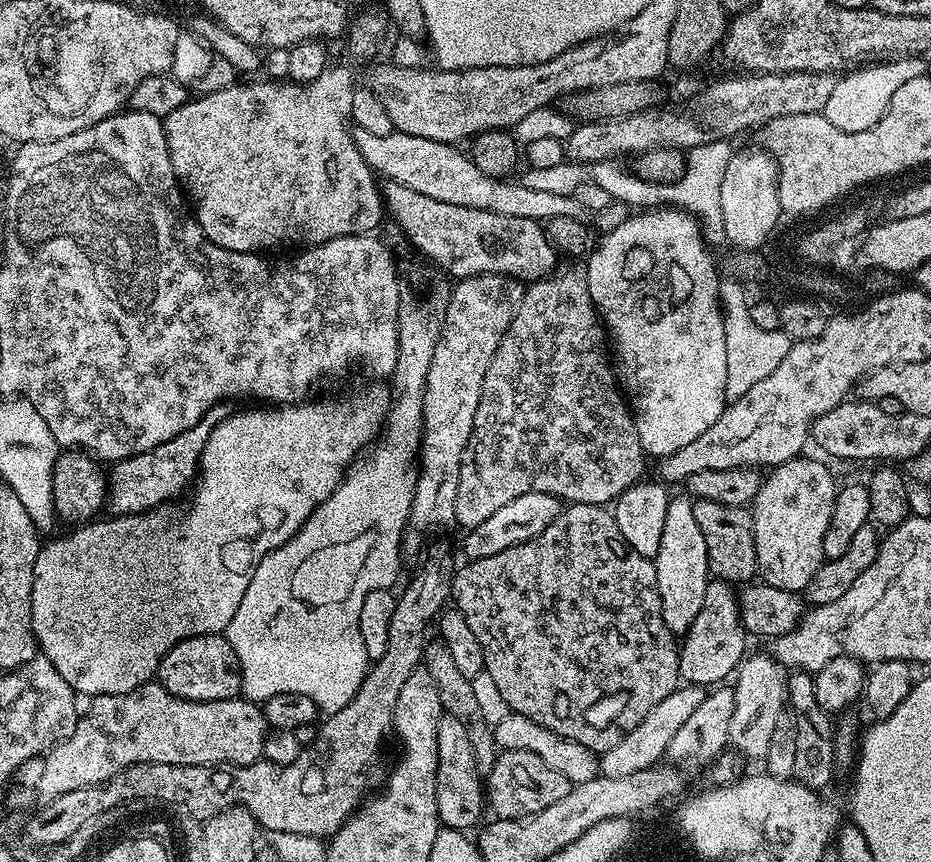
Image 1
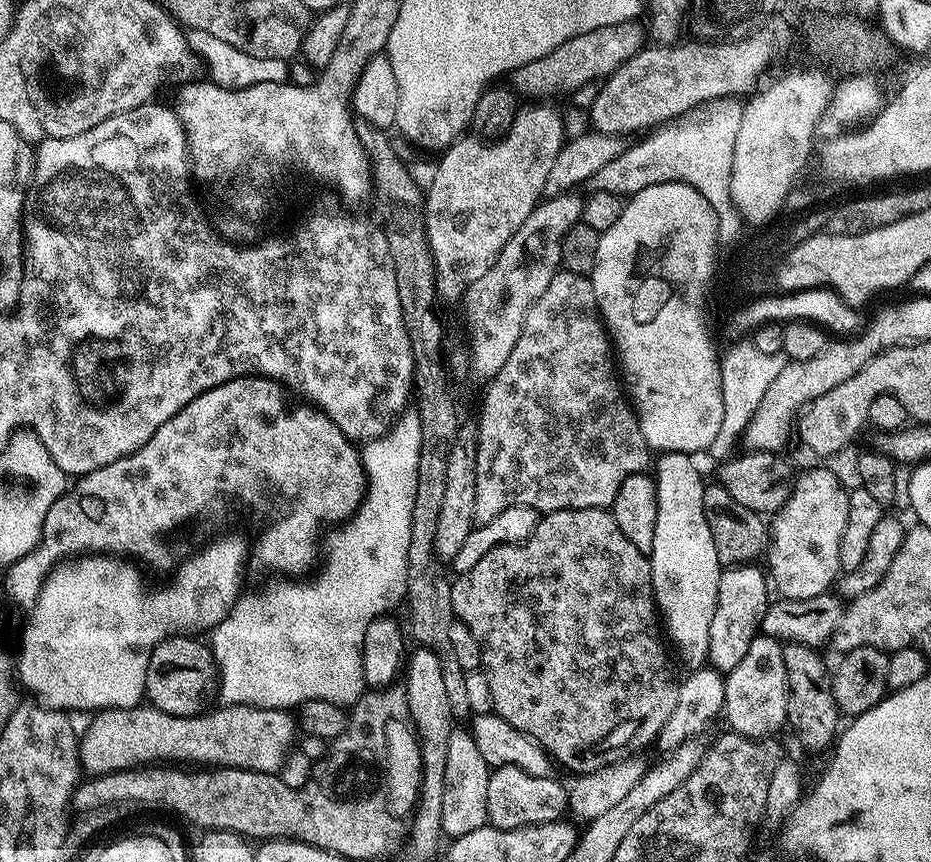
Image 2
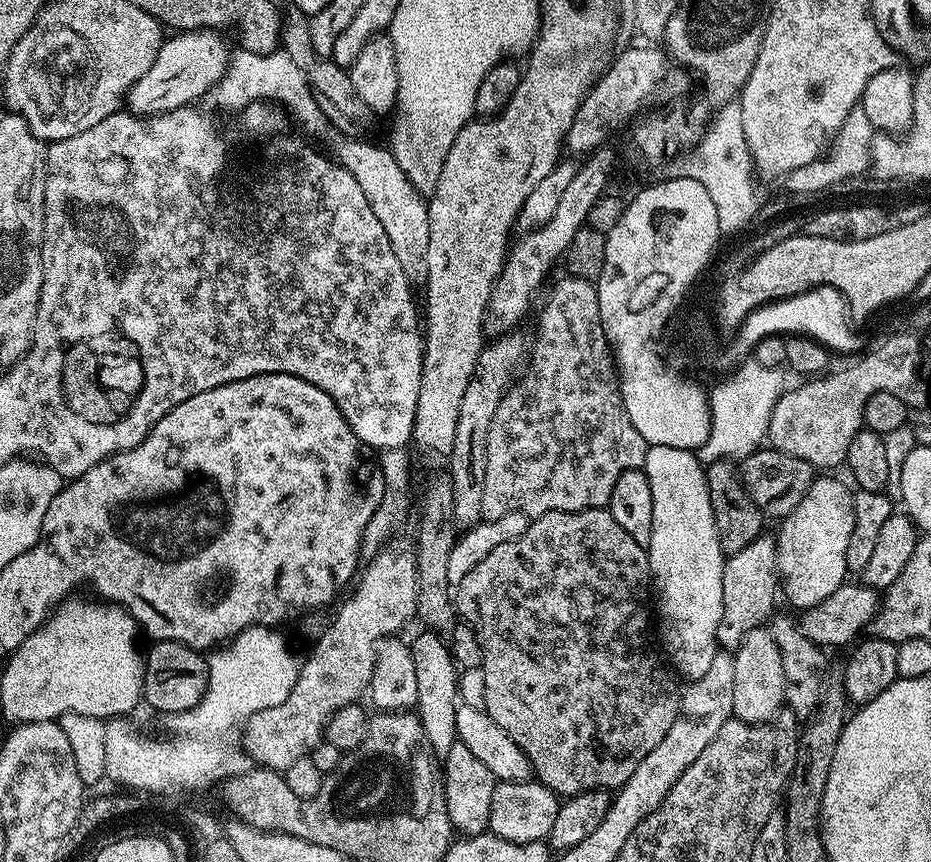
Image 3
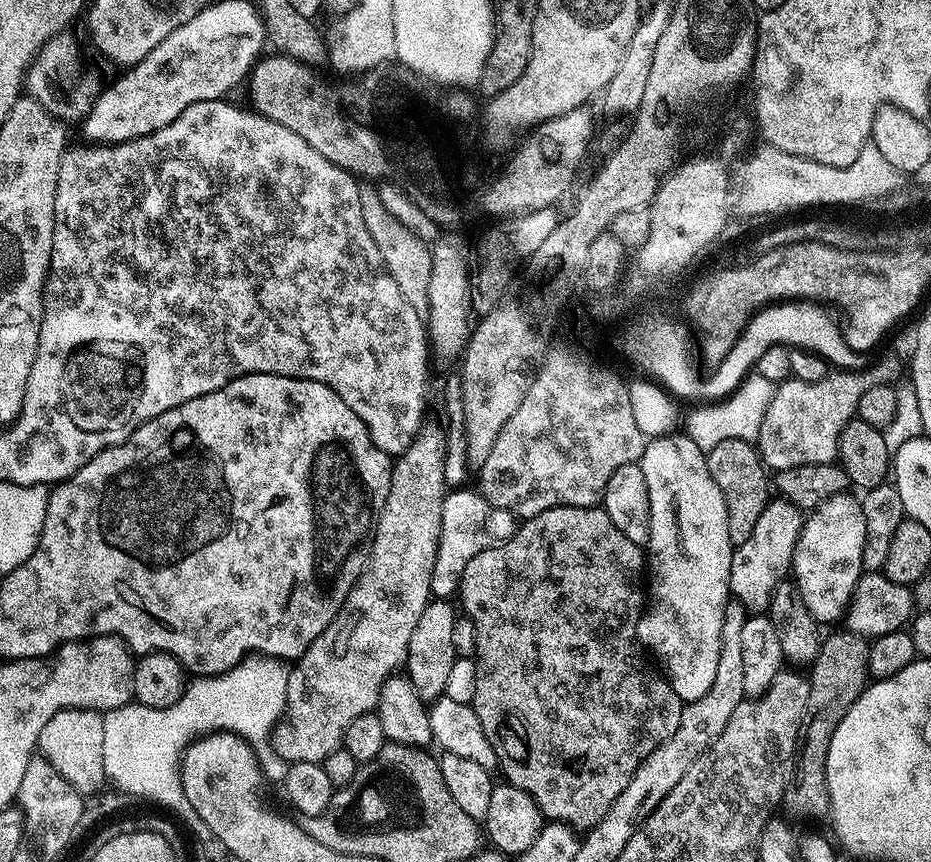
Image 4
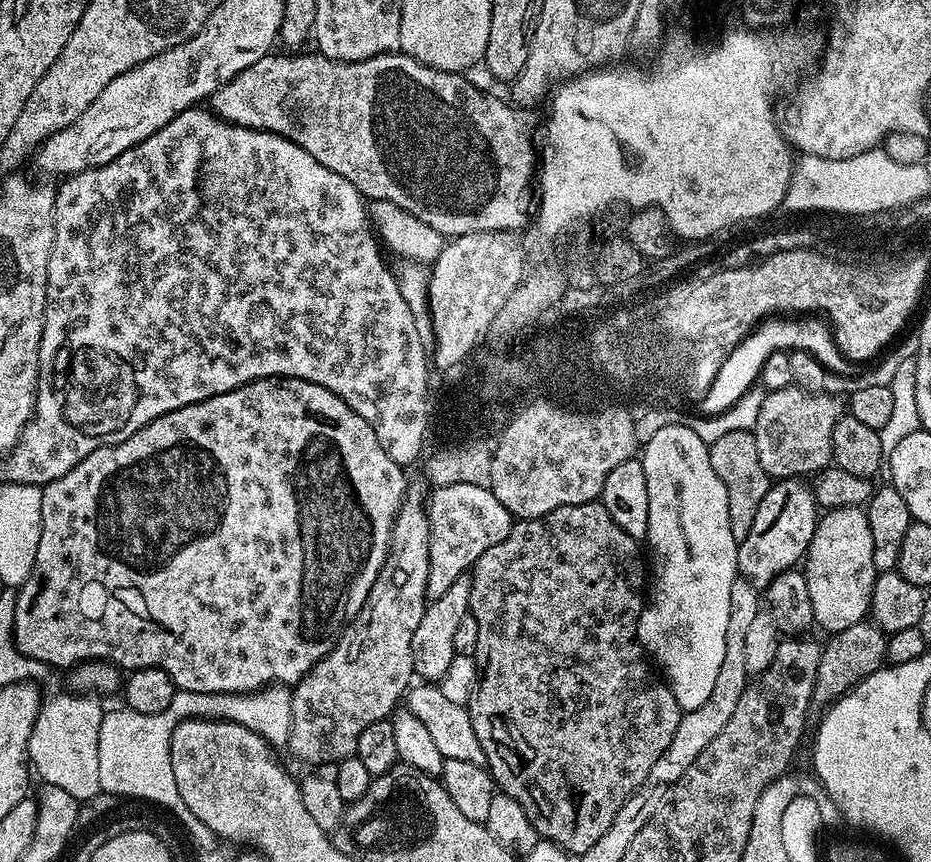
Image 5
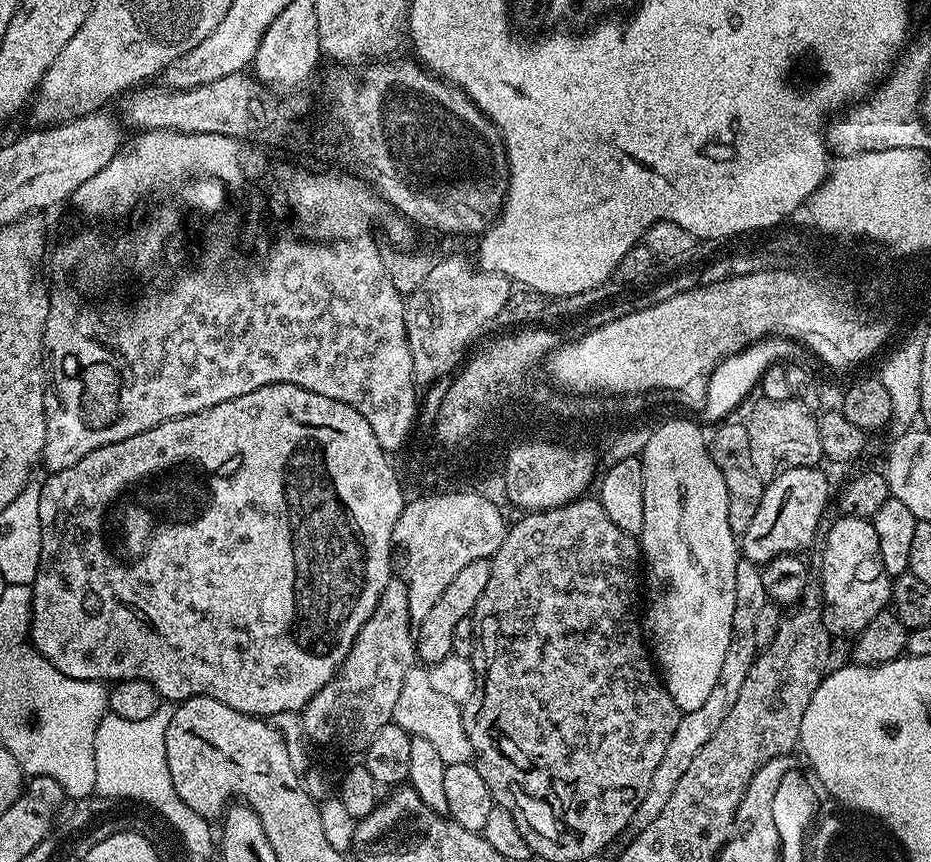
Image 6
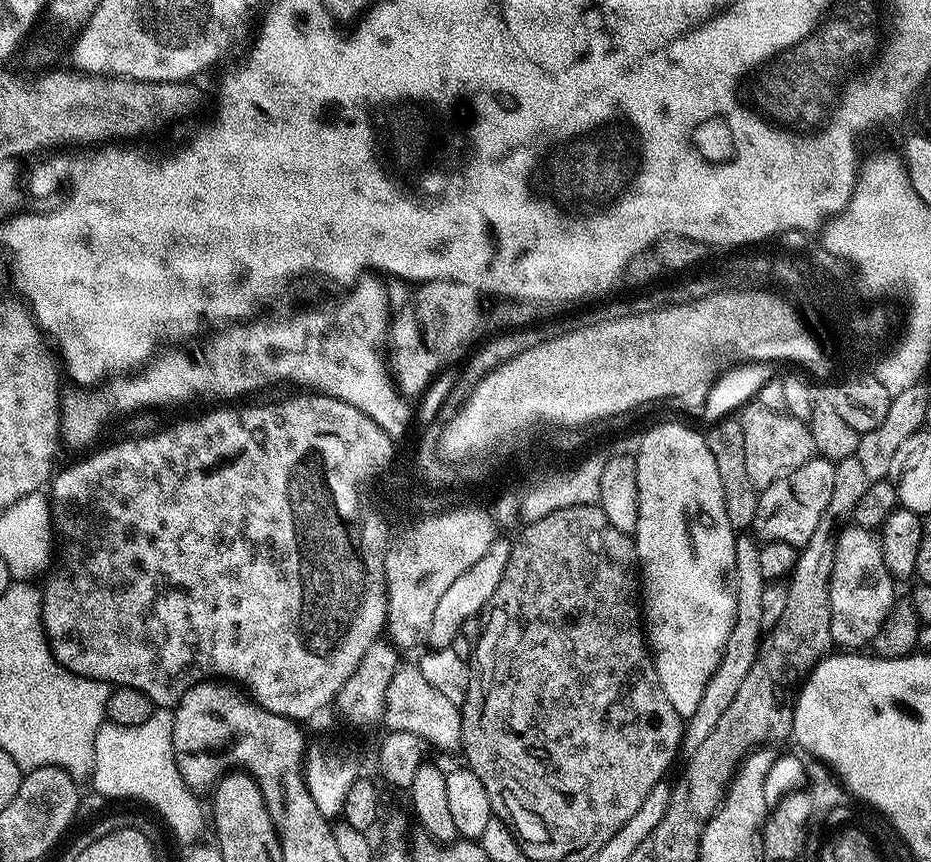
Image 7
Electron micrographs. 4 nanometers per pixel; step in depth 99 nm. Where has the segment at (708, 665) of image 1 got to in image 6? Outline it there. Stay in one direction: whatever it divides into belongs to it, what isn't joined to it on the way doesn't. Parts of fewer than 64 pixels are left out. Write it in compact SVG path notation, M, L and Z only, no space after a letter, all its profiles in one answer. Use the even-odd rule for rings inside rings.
M819 467L795 468L767 481L758 511L738 540L743 559L763 566L779 556L803 553L803 548L811 546L816 531L817 536L821 531L820 519L828 504L828 480L820 471Z

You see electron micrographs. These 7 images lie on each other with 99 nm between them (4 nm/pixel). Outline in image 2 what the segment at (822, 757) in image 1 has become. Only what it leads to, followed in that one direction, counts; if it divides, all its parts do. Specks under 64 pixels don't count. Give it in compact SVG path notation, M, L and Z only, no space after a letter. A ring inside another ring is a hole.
M784 644L782 662L786 662L786 690L788 691L786 694L786 714L788 715L786 724L789 729L792 727L797 742L806 751L826 751L825 753L827 753L838 739L842 713L834 702L829 665L824 665L820 654L817 649L805 644Z

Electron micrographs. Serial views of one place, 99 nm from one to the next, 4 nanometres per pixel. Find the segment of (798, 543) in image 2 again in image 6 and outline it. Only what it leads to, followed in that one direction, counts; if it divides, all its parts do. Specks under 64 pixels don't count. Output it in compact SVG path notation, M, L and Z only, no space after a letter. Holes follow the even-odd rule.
M837 515L837 520L823 533L824 549L820 552L820 581L824 625L833 638L855 638L878 613L889 607L892 580L882 566L878 554L878 534L874 534L871 519Z

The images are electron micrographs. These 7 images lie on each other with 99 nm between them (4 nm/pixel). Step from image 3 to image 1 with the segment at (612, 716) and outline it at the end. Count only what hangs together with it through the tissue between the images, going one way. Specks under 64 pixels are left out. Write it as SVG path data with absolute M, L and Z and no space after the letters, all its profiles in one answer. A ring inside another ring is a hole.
M569 503L558 514L558 518L554 518L554 522L550 522L550 526L546 526L546 530L542 530L542 534L538 534L533 540L510 546L510 550L502 550L502 554L490 554L490 558L468 560L465 565L465 568L464 565L457 567L456 574L452 577L450 600L454 608L465 616L471 633L478 638L484 655L483 671L494 678L498 693L506 700L509 712L522 714L538 726L554 730L554 734L578 742L591 752L603 754L618 746L618 742L622 742L626 734L639 726L646 714L650 714L650 710L658 706L658 702L670 698L670 694L681 687L680 649L677 637L662 618L662 598L658 594L656 565L649 557L638 554L638 550L634 550L634 546L630 546L630 542L622 538L622 530L618 530L616 517L607 507Z

